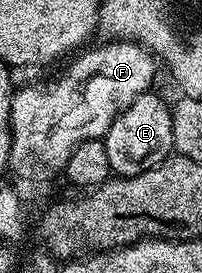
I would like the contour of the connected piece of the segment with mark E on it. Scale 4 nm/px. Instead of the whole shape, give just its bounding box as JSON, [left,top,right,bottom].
[102,90,174,176]

